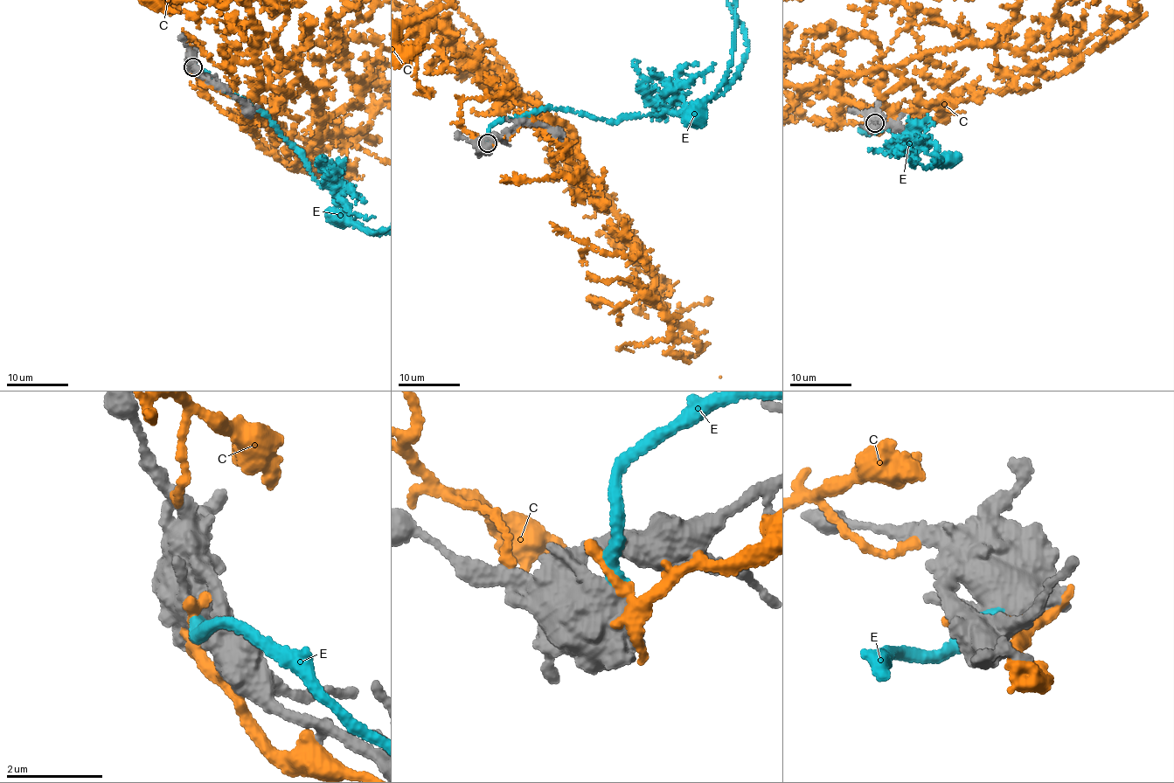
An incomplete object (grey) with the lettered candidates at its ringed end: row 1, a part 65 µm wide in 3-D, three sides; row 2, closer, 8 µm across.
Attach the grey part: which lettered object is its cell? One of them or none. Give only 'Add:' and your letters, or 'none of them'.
Add: E

